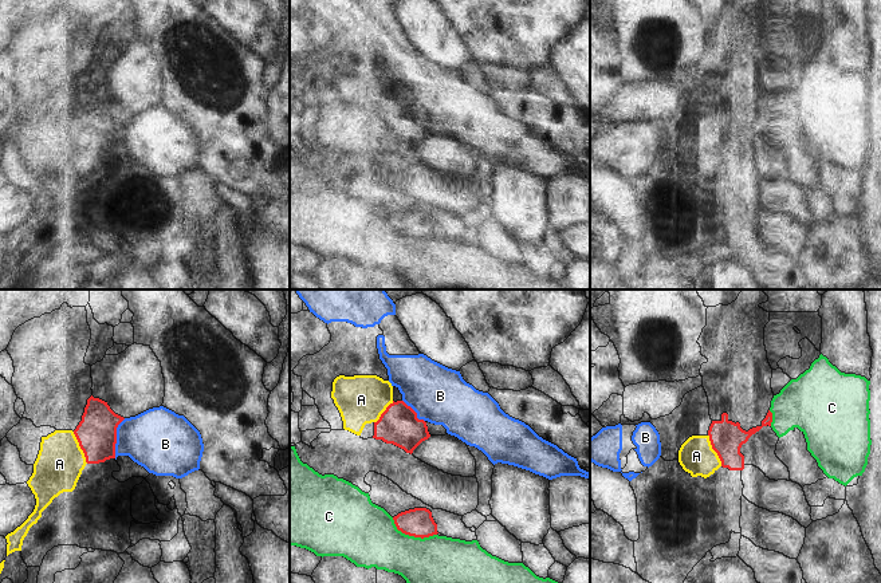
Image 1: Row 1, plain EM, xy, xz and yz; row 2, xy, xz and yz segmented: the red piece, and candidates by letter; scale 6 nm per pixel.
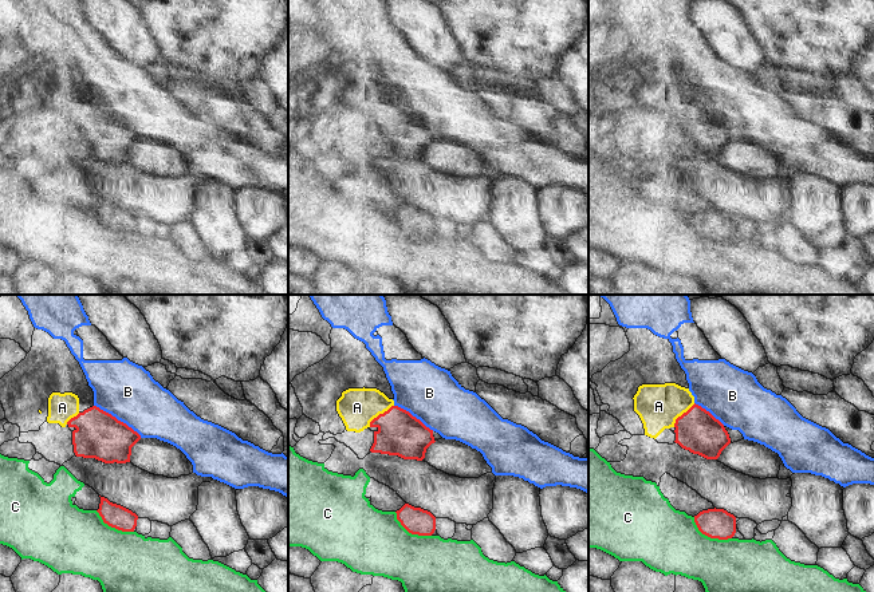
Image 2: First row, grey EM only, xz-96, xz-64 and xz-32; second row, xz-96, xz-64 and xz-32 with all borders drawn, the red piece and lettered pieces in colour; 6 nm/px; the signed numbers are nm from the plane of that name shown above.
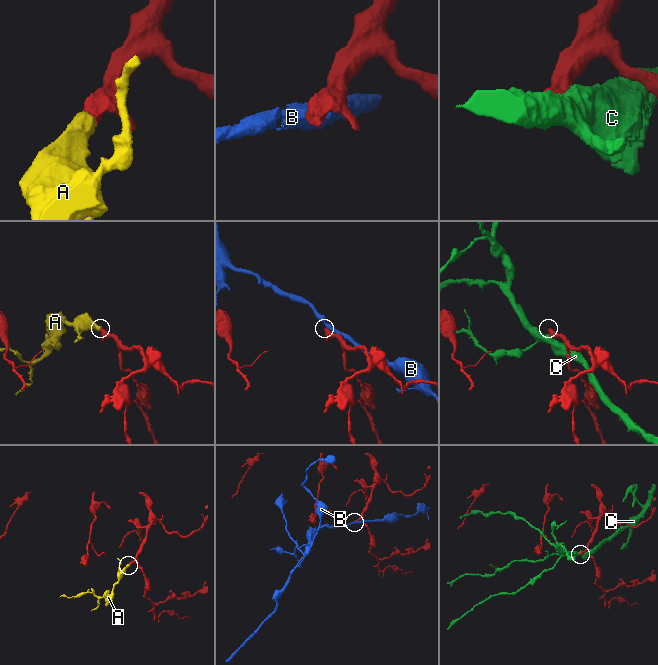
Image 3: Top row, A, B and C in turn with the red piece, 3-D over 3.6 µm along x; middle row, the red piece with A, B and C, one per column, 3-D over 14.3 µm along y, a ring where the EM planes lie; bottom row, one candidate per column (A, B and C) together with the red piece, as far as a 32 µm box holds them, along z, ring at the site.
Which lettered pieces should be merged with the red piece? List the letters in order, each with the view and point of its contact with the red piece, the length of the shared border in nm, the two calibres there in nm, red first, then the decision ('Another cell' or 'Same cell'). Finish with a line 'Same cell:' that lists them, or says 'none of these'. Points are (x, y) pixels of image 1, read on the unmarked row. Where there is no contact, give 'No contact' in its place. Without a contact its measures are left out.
A: Touches red at xy (81, 148). Shared border 220 nm. Thickness 240 nm (red) against 280 nm. Same cell
B: Touches red at xy (115, 138). Shared border 240 nm. Thickness 240 nm (red) against 360 nm. Another cell
C: Touches red at xz (412, 235). Shared border 300 nm. Thickness 170 nm (red) against 400 nm. Another cell
Same cell: A

